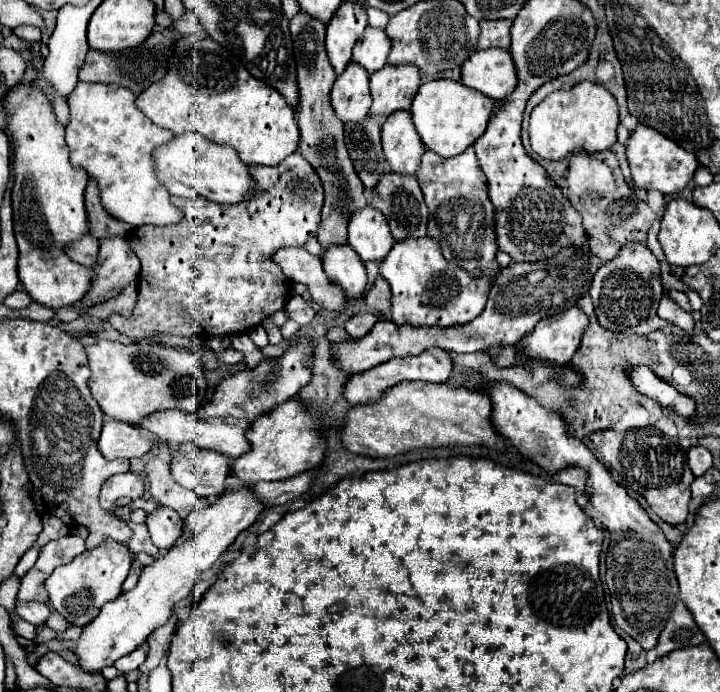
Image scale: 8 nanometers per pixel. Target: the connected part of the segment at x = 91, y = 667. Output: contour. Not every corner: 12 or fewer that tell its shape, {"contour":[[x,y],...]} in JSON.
{"contour":[[184,545],[144,567],[76,641],[38,644],[100,673],[138,649],[190,595],[198,571]]}

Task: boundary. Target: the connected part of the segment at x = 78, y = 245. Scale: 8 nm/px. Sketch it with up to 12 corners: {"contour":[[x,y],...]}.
{"contour":[[94,237],[68,243],[68,257],[92,267],[96,263],[98,243]]}

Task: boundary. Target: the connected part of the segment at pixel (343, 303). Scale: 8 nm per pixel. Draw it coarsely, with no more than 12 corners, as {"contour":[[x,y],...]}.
{"contour":[[304,247],[272,255],[284,275],[306,283],[312,299],[330,311],[350,303],[328,281],[322,261]]}

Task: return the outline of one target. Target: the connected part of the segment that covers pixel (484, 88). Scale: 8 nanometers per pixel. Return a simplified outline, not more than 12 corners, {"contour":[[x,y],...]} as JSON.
{"contour":[[480,49],[464,85],[504,99],[516,87],[510,51]]}

